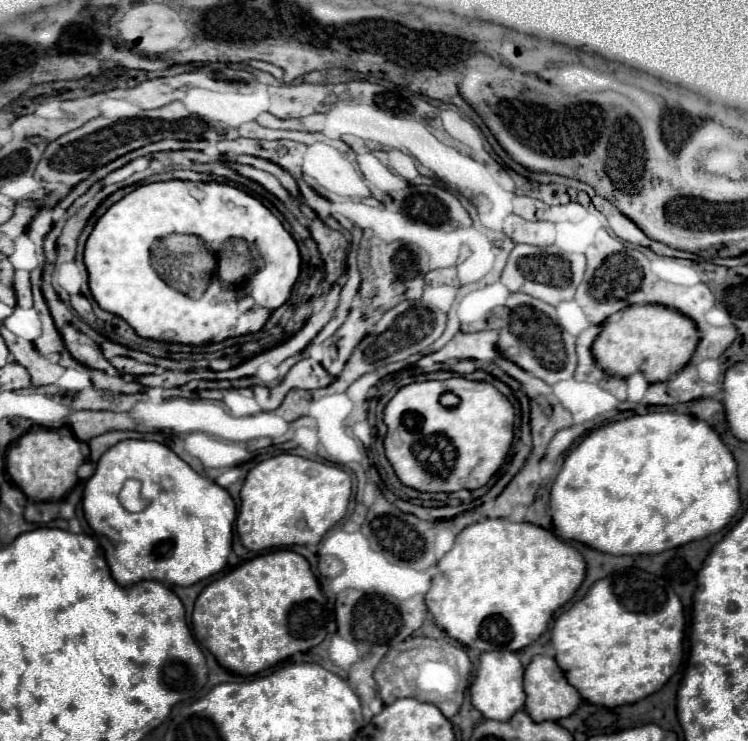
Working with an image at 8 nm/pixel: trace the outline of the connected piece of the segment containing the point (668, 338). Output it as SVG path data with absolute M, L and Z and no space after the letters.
M634 304L600 326L600 334L592 344L592 354L596 364L610 376L628 378L634 372L642 372L648 382L664 382L670 374L680 372L688 364L698 340L696 324L678 310L662 304Z

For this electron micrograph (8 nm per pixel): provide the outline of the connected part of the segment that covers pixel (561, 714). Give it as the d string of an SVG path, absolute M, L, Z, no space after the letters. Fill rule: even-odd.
M534 656L532 658L532 662L524 670L524 690L526 690L526 706L524 706L524 710L530 714L530 718L534 718L534 722L566 718L580 704L578 690L574 690L574 686L570 686L566 682L566 676L562 674L560 666L550 656Z

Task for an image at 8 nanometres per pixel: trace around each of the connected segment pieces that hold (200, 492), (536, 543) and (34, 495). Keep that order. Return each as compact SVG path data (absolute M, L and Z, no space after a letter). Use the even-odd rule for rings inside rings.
M122 440L108 448L100 456L94 476L84 486L82 506L90 528L104 548L112 576L124 588L134 586L142 580L192 586L204 578L218 574L226 566L228 554L232 550L232 528L236 520L236 504L232 496L226 488L220 488L216 482L196 474L184 460L180 460L168 446L160 442ZM128 478L142 482L142 498L146 500L146 508L138 514L124 510L118 500L118 492Z
M486 518L466 526L458 536L454 548L438 562L436 576L426 594L426 606L436 624L454 640L468 648L510 650L518 652L532 644L548 628L550 618L560 610L580 588L586 576L586 562L582 554L570 544L556 538L530 522L510 522L508 518Z
M42 428L36 432L26 432L6 452L6 470L10 478L34 502L64 498L78 482L76 470L82 462L84 454L80 452L80 442L66 428L60 430Z

